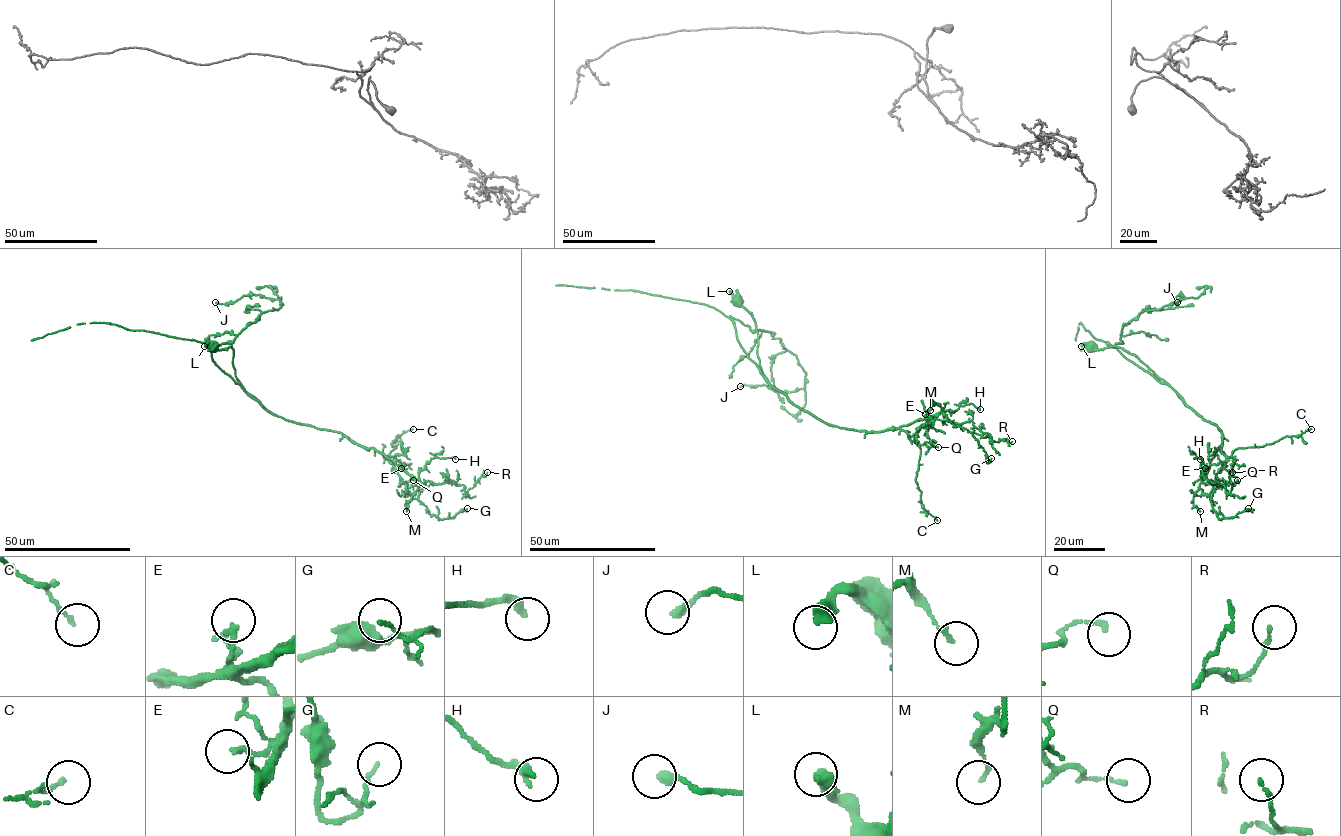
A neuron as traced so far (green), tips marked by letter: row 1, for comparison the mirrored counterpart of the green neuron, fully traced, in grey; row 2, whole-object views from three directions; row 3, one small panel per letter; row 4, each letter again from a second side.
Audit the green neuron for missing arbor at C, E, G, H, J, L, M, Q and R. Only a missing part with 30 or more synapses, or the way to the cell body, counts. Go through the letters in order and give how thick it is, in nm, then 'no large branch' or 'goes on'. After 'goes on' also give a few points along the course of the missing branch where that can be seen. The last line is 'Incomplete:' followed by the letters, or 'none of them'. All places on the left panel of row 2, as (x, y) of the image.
C: 110 nm thick; no large branch
E: 160 nm thick; no large branch
G: 110 nm thick; no large branch
H: 300 nm thick; no large branch
J: 280 nm thick; no large branch
L: 480 nm thick; no large branch
M: 120 nm thick; no large branch
Q: 140 nm thick; no large branch
R: 130 nm thick; no large branch
Incomplete: none of them

